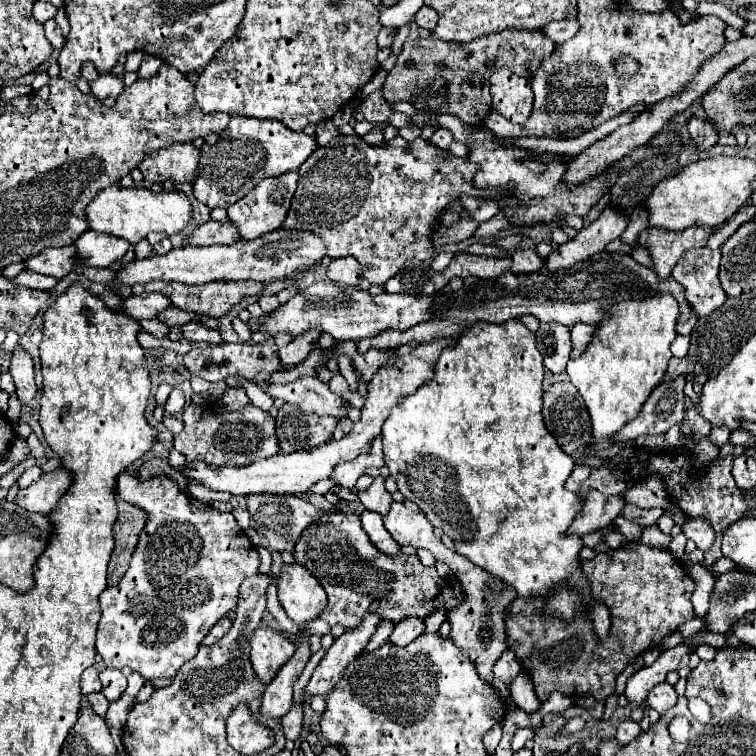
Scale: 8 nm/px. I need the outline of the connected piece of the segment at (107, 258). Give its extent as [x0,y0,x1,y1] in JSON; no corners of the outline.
[75,231,131,267]

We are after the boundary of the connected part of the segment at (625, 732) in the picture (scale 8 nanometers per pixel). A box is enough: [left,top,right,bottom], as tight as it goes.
[617,721,641,747]

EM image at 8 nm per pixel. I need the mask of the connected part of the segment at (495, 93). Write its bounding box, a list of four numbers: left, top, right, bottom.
[491,69,533,123]

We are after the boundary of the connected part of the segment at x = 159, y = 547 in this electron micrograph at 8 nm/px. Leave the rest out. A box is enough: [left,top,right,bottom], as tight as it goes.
[95,471,259,681]

